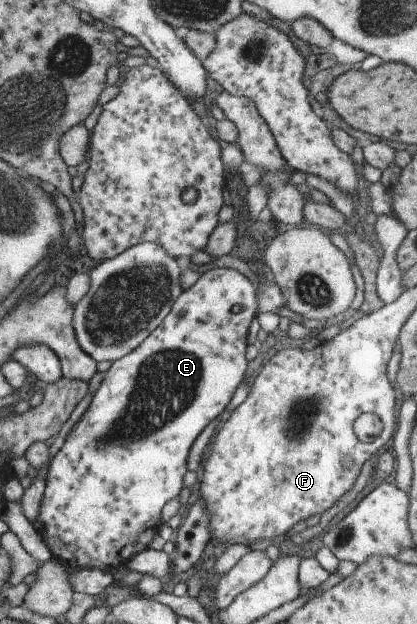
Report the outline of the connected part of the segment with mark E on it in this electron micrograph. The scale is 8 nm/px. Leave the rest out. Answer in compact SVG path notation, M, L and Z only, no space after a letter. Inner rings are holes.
M216 267L199 275L196 282L182 290L174 299L171 310L168 315L162 319L155 327L130 353L111 362L105 371L105 376L98 385L87 410L72 425L70 431L62 443L58 452L50 459L48 469L45 475L45 484L40 503L38 505L38 515L36 515L36 533L40 536L42 543L50 552L54 561L62 564L66 569L90 568L103 572L112 573L118 567L124 566L124 563L140 553L152 539L152 536L161 525L161 515L163 505L171 499L178 498L182 493L182 479L187 469L186 453L189 453L192 442L198 437L198 434L211 419L220 415L224 407L228 405L232 393L244 382L244 373L246 373L246 359L244 358L244 349L246 349L246 332L248 325L257 313L257 295L250 284L250 281L237 270L228 267ZM240 305L240 313L232 313L230 307Z

